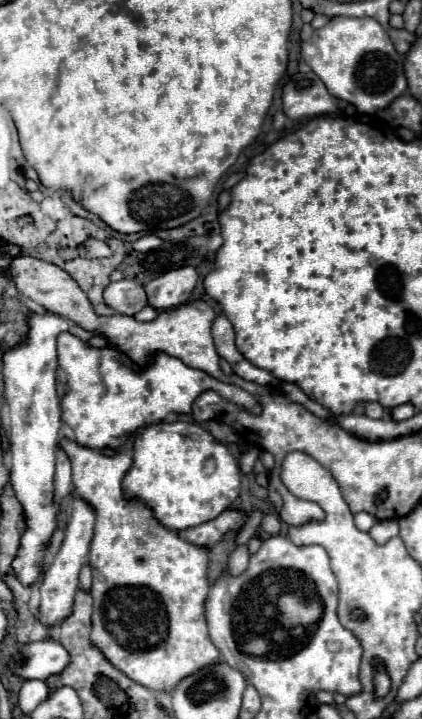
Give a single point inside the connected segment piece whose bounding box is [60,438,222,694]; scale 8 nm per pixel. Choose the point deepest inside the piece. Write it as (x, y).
(138, 567)

